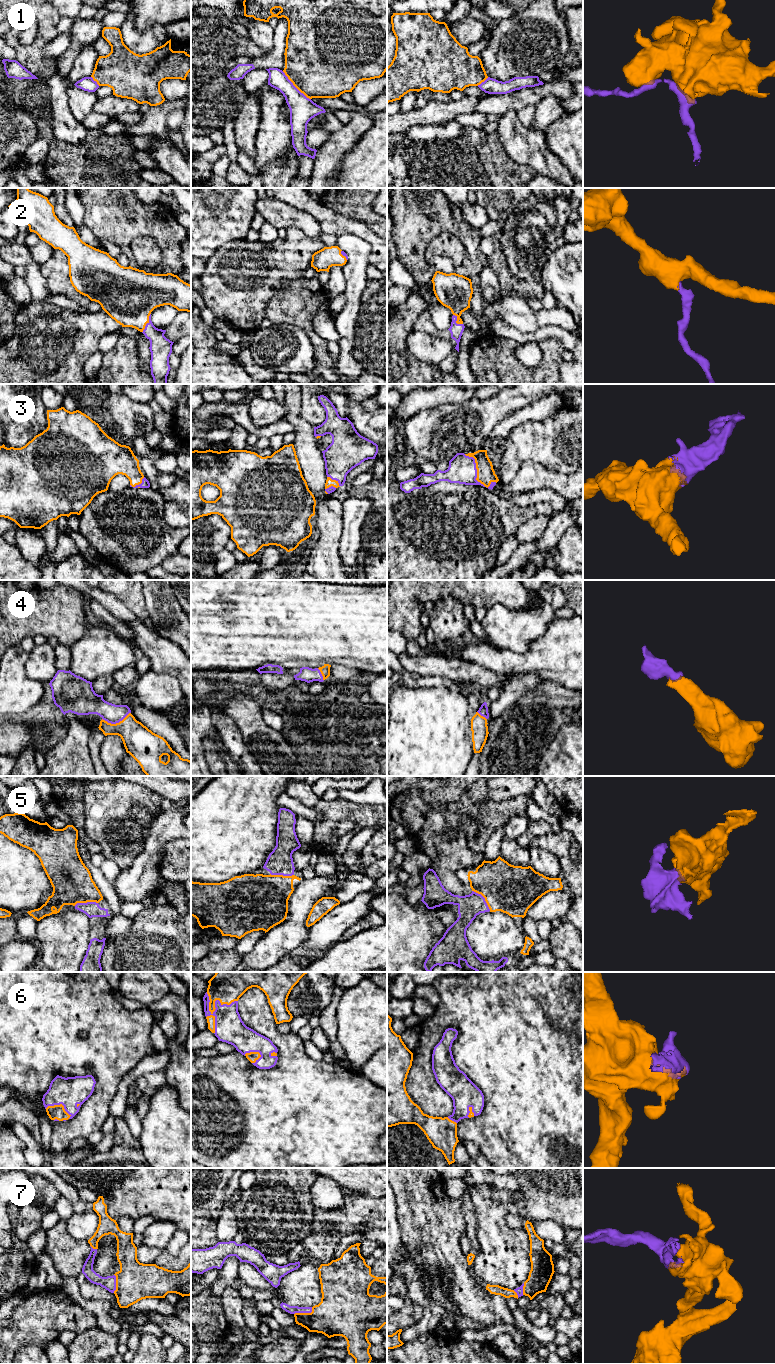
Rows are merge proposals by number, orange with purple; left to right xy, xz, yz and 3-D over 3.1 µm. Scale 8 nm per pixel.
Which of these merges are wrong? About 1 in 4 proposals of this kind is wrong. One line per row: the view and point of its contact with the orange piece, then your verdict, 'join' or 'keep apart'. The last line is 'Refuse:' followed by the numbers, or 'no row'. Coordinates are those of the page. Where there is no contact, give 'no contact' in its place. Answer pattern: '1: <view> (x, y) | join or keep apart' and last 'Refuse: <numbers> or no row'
1: xz (295, 86) | keep apart
2: xy (147, 322) | join
3: yz (477, 474) | join
4: xy (116, 723) | join
5: yz (484, 897) | join
6: xz (211, 1013) | join
7: xz (304, 1313) | join
Refuse: 1

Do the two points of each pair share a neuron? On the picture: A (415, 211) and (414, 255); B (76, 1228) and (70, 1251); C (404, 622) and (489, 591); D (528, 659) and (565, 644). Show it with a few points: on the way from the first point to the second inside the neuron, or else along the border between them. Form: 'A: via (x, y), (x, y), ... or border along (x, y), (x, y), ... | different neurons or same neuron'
A: via (415, 222), (412, 231), (412, 244) | same neuron
B: border along (66, 1221), (66, 1229), (75, 1239), (87, 1241) | different neurons
C: via (414, 597), (421, 590), (464, 590) | same neuron
D: via (537, 659), (553, 656), (556, 653) | same neuron

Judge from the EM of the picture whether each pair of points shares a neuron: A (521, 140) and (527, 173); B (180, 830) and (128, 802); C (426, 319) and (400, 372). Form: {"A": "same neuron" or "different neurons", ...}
{"A": "different neurons", "B": "different neurons", "C": "different neurons"}

